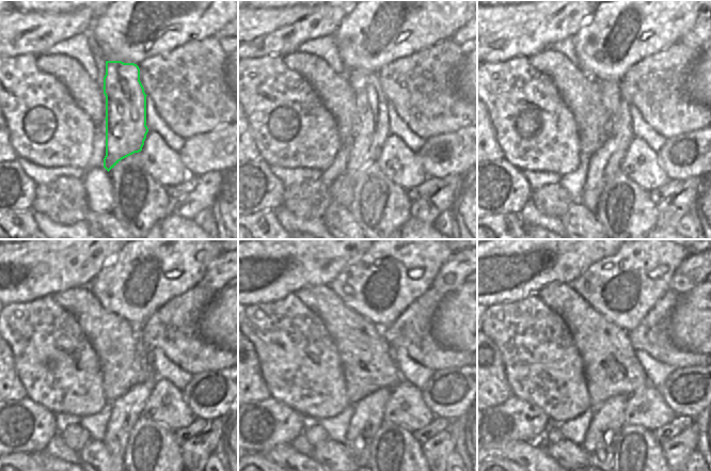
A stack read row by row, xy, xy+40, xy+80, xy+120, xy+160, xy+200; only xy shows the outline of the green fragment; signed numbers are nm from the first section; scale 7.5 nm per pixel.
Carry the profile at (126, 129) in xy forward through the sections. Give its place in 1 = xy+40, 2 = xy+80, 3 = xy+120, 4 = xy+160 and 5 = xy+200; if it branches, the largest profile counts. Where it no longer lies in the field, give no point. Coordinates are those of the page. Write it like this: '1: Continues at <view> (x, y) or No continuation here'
1: Continues at xy+40 (372, 127)
2: Continues at xy+80 (605, 162)
3: Continues at xy+120 (126, 409)
4: Continues at xy+160 (367, 417)
5: Continues at xy+200 (600, 440).

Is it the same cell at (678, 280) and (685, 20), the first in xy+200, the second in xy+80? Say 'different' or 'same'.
different

